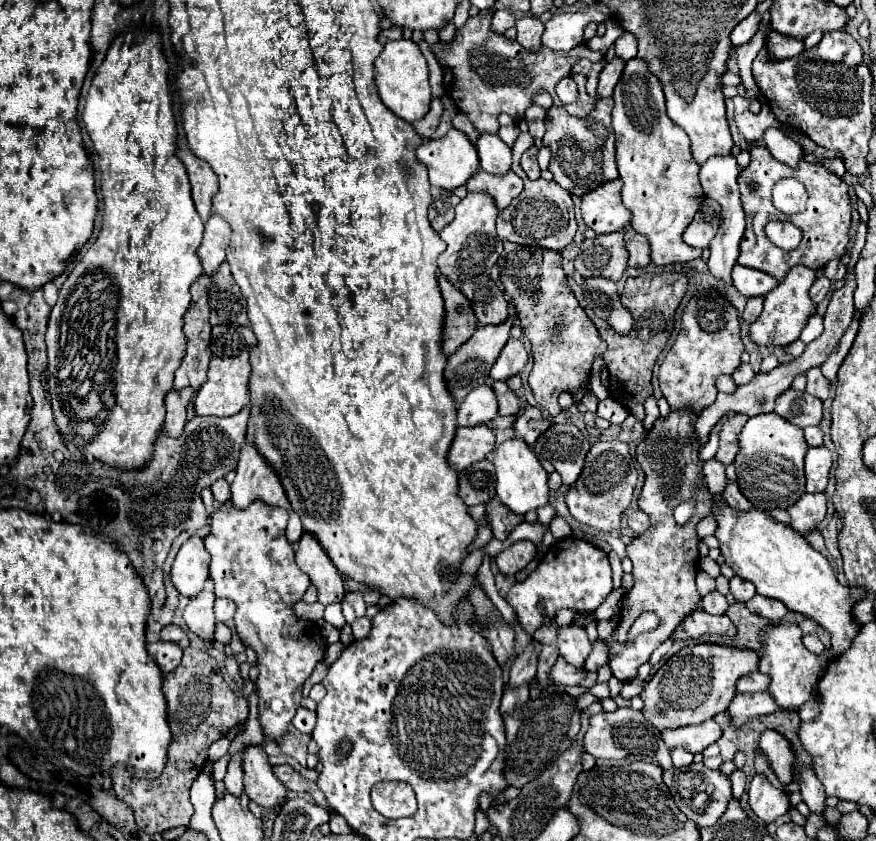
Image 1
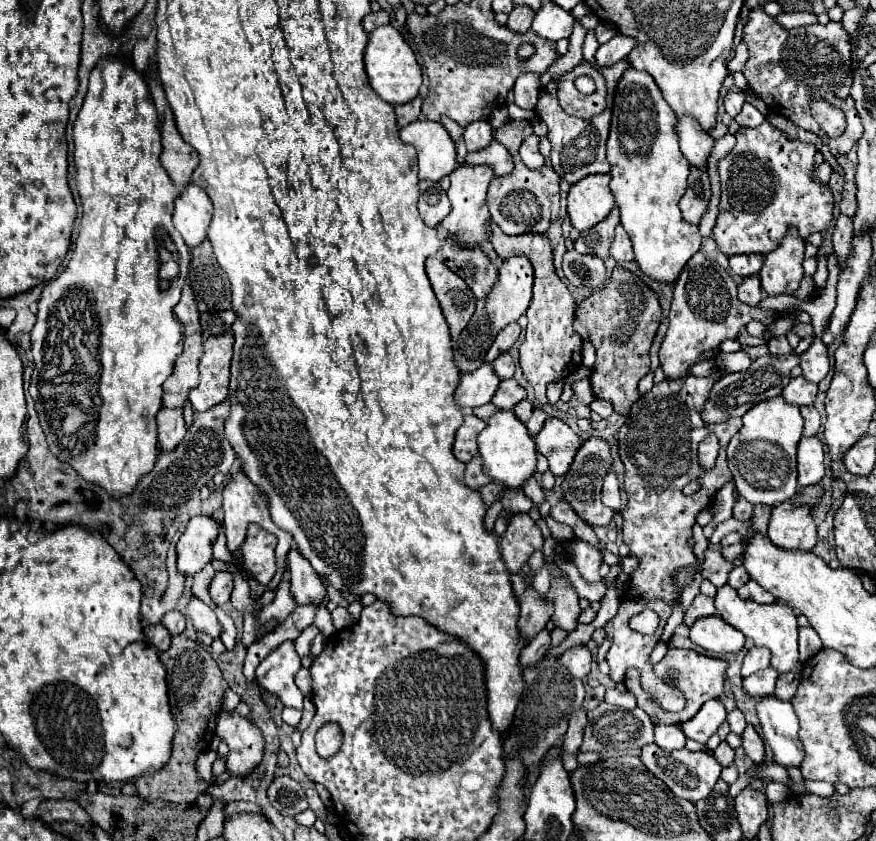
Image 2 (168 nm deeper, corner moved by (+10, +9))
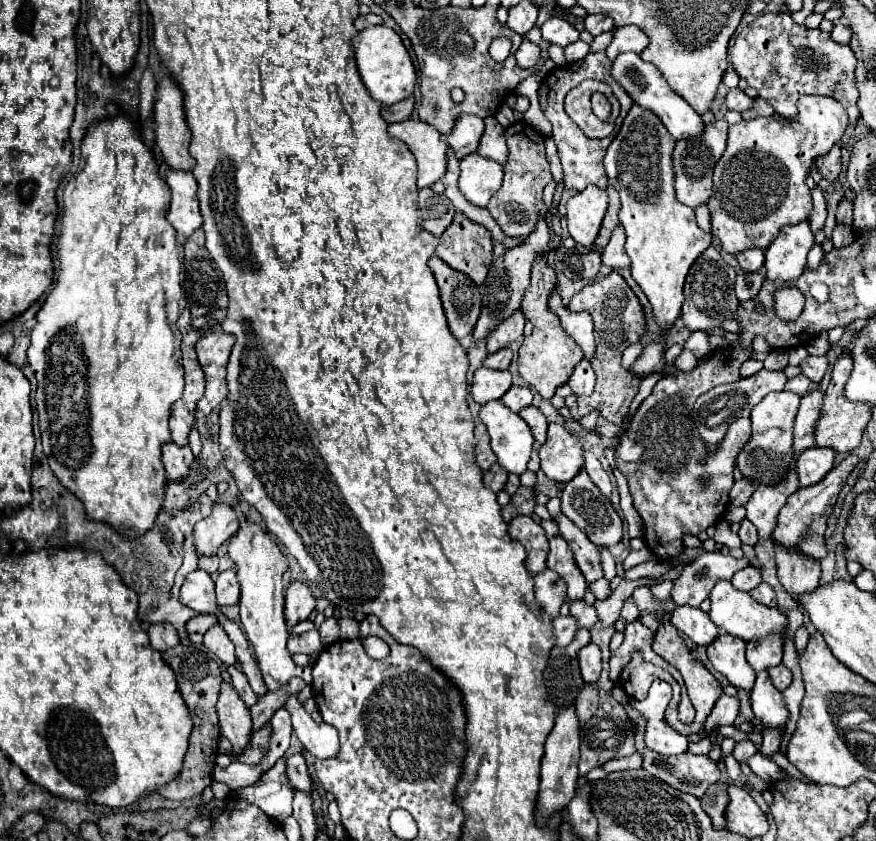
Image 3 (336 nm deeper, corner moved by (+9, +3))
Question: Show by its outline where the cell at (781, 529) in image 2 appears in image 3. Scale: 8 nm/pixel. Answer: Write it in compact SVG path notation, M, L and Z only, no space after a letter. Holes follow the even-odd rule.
M773 541L775 561L777 561L777 577L785 591L795 599L803 591L813 591L819 585L821 567L819 561L807 557L805 553L797 553L795 549L785 549Z

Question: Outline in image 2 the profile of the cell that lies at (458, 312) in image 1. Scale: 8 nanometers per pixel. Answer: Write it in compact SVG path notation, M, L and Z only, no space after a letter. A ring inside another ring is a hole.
M436 257L426 259L426 273L448 321L452 339L458 339L474 313L476 297L472 295L472 289L468 289L464 279L460 279Z

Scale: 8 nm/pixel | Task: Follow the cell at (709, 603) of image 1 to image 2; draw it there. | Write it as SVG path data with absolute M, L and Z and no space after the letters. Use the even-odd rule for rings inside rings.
M698 595L690 609L686 611L684 615L684 623L686 627L692 627L692 623L696 623L696 619L700 617L710 617L710 615L716 615L716 607L714 607L714 599L712 597L706 597L706 595Z

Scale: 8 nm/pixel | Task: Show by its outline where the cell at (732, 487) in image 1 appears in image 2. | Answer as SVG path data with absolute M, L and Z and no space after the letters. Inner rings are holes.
M738 497L736 505L734 505L734 519L738 519L738 521L748 521L750 517L752 517L752 505L750 505L746 499Z

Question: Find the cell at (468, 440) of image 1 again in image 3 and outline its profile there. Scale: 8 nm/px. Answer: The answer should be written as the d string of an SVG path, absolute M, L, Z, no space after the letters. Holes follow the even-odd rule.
M477 423L475 437L477 437L477 443L473 447L473 457L475 457L477 465L485 471L495 463L495 457L493 457L493 451L489 447L489 435L487 435L487 429L483 423Z

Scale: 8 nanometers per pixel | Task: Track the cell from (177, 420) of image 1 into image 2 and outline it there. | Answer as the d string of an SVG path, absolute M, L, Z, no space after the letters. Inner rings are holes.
M162 407L162 411L158 413L158 441L160 441L160 449L162 451L174 451L186 433L186 423L182 417L182 411L176 409L166 409Z

